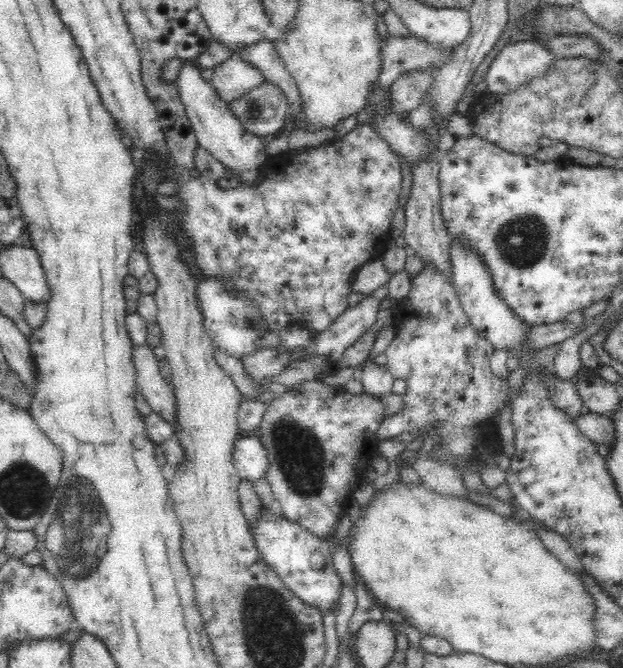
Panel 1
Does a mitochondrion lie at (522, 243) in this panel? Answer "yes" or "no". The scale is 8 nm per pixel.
yes

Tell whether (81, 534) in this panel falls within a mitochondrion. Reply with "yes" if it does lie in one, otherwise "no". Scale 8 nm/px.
yes

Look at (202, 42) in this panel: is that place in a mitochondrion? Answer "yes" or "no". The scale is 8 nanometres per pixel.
no

